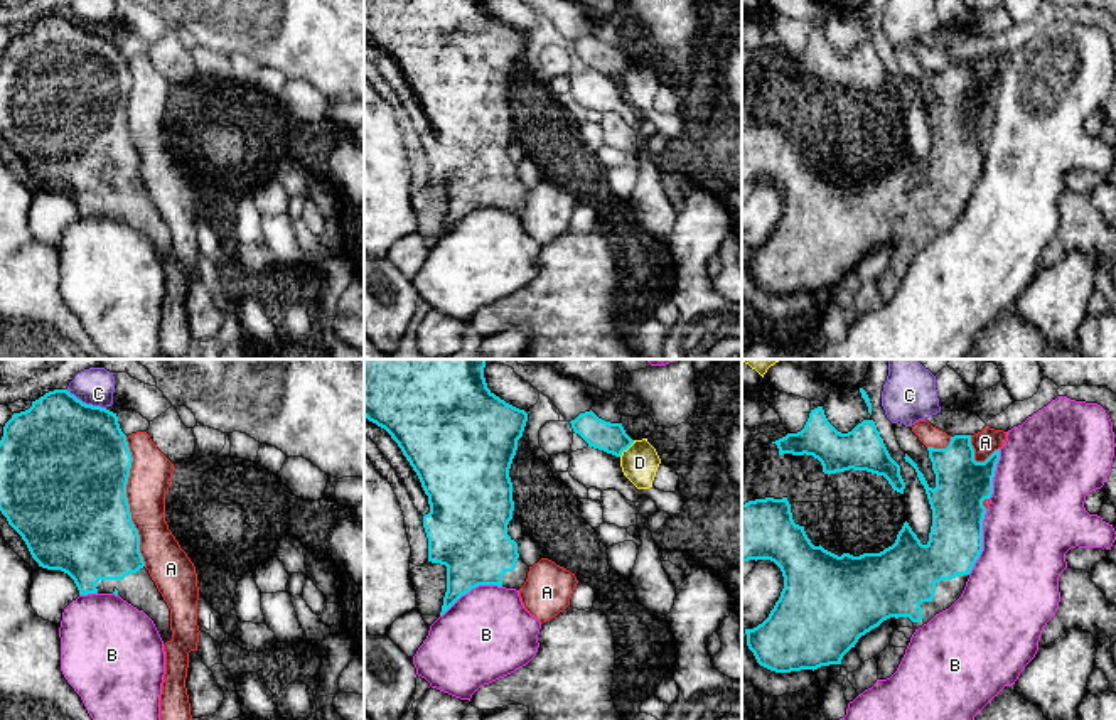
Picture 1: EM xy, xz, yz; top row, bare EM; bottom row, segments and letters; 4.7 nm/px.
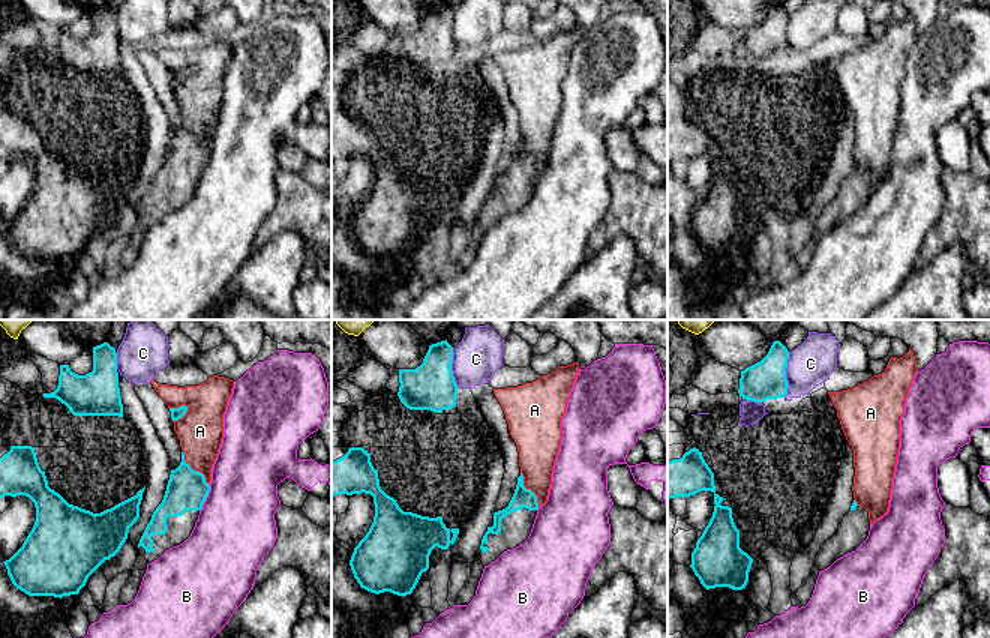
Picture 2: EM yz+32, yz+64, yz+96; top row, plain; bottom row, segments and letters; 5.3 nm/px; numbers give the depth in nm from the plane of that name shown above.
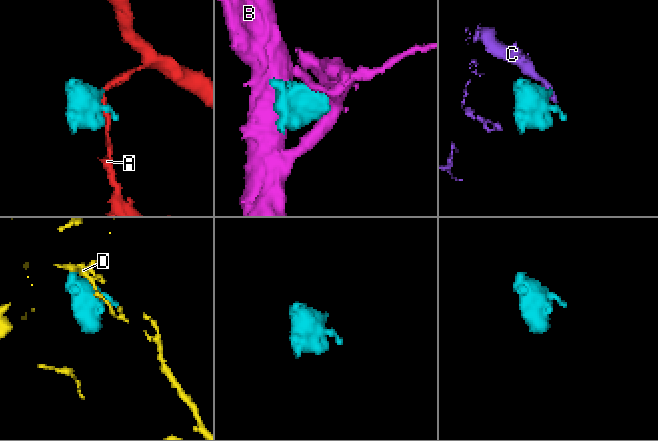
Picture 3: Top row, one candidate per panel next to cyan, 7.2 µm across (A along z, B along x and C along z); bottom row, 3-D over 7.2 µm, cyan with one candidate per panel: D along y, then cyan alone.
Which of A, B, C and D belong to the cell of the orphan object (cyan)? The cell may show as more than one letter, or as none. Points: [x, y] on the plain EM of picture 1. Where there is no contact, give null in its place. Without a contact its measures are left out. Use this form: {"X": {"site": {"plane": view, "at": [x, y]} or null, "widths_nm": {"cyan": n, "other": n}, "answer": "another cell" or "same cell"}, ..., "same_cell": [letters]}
{"A": {"site": {"plane": "xy", "at": [127, 123]}, "widths_nm": {"cyan": 500, "other": 200}, "answer": "another cell"}, "B": {"site": {"plane": "yz", "at": [981, 164]}, "widths_nm": {"cyan": 260, "other": 440}, "answer": "another cell"}, "C": {"site": {"plane": "xy", "at": [85, 26]}, "widths_nm": {"cyan": 500, "other": 140}, "answer": "another cell"}, "D": {"site": {"plane": "xz", "at": [626, 71]}, "widths_nm": {"cyan": 140, "other": 180}, "answer": "another cell"}, "same_cell": []}

